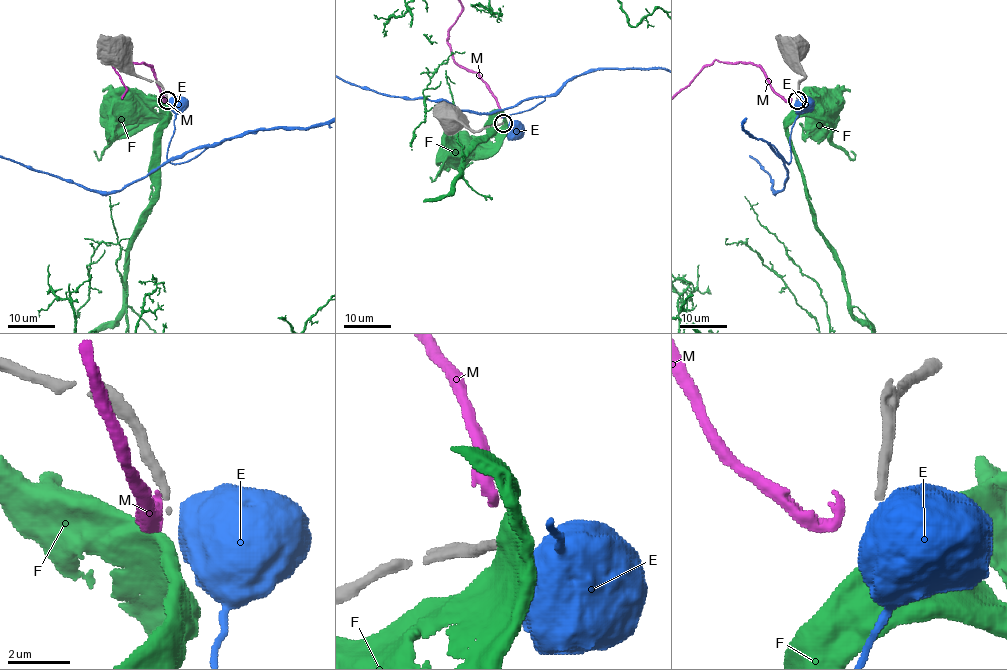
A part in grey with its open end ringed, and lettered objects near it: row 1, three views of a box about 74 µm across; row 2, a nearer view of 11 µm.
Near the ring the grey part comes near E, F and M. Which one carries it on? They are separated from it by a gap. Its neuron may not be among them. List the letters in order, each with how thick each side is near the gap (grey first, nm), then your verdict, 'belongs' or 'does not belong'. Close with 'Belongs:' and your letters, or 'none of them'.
E: 200 nm thick on the grey side, 1000 nm on the other; does not belong
F: 200 nm thick on the grey side, 650 nm on the other; does not belong
M: 200 nm thick on the grey side, 360 nm on the other; does not belong
Belongs: none of them

